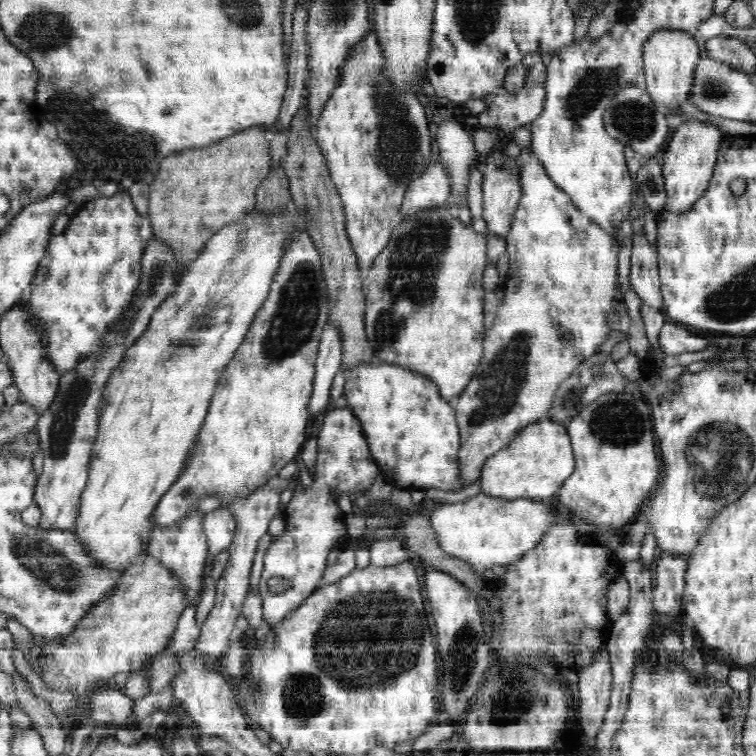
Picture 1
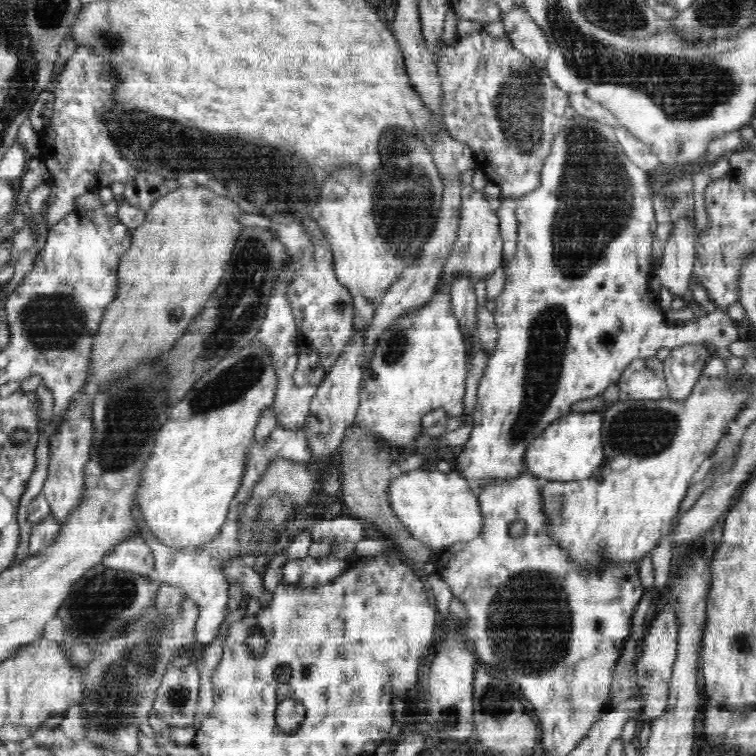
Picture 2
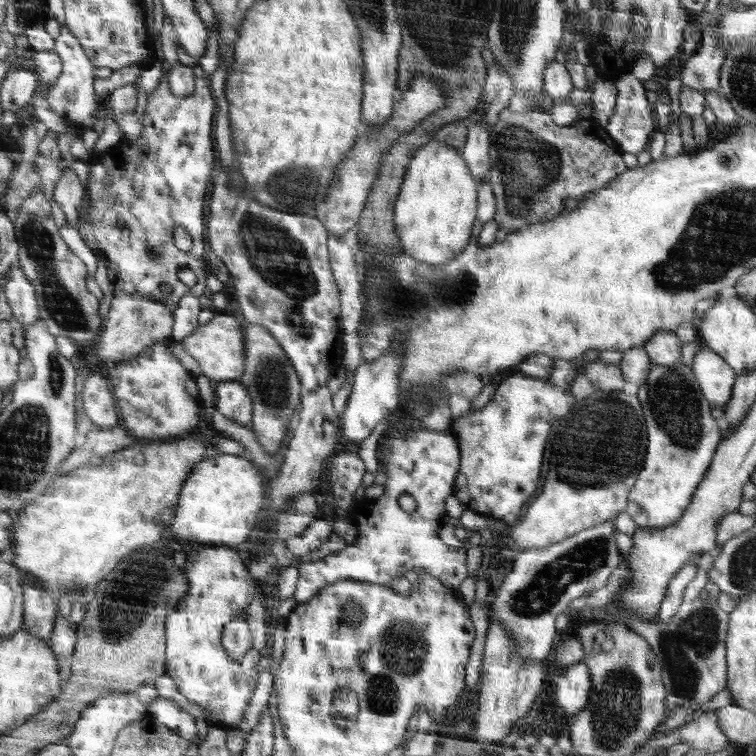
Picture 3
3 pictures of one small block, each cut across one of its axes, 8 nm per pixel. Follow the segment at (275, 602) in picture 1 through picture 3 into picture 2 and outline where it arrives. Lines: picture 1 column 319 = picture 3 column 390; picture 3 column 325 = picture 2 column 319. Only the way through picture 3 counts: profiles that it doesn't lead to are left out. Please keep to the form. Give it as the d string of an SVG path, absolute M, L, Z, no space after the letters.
M308 555L300 560L288 559L282 568L282 582L302 588L324 587L348 570L350 563L348 559L334 556L320 558Z

